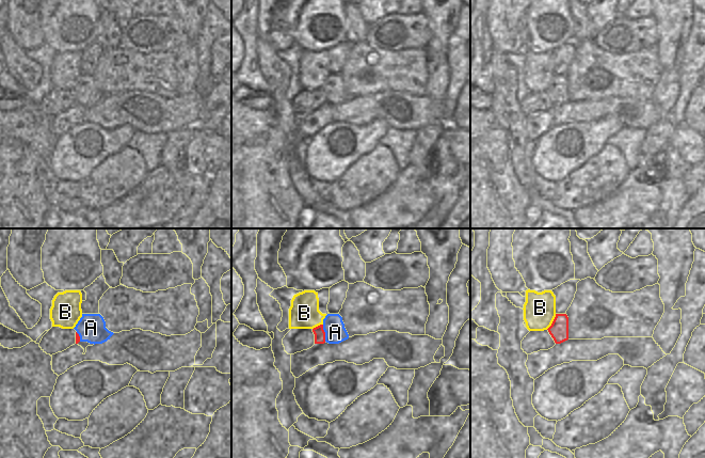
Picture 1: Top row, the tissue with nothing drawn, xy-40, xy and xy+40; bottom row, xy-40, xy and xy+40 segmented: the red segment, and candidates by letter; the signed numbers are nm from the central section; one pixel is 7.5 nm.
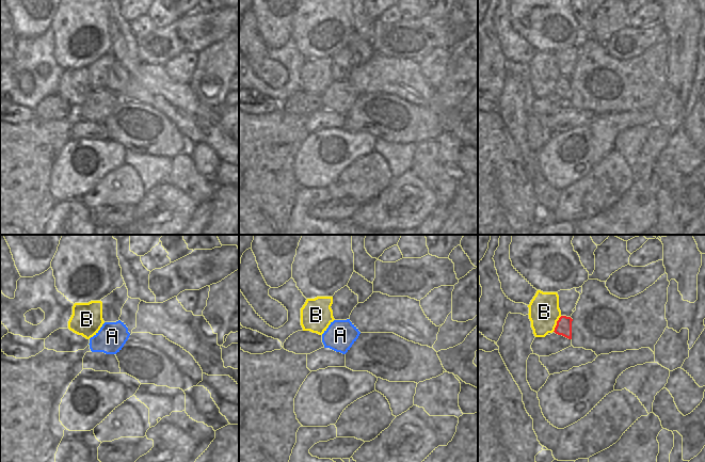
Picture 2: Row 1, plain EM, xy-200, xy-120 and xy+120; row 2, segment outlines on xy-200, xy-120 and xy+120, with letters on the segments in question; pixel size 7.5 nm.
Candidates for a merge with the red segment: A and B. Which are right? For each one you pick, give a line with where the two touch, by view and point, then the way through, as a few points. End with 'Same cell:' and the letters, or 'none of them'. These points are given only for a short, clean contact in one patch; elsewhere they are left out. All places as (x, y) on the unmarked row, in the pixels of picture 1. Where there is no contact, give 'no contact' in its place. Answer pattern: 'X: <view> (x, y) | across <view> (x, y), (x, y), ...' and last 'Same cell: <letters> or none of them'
A: xy (324, 94) | across xy (319, 94), (324, 94), (335, 93)
Same cell: A

